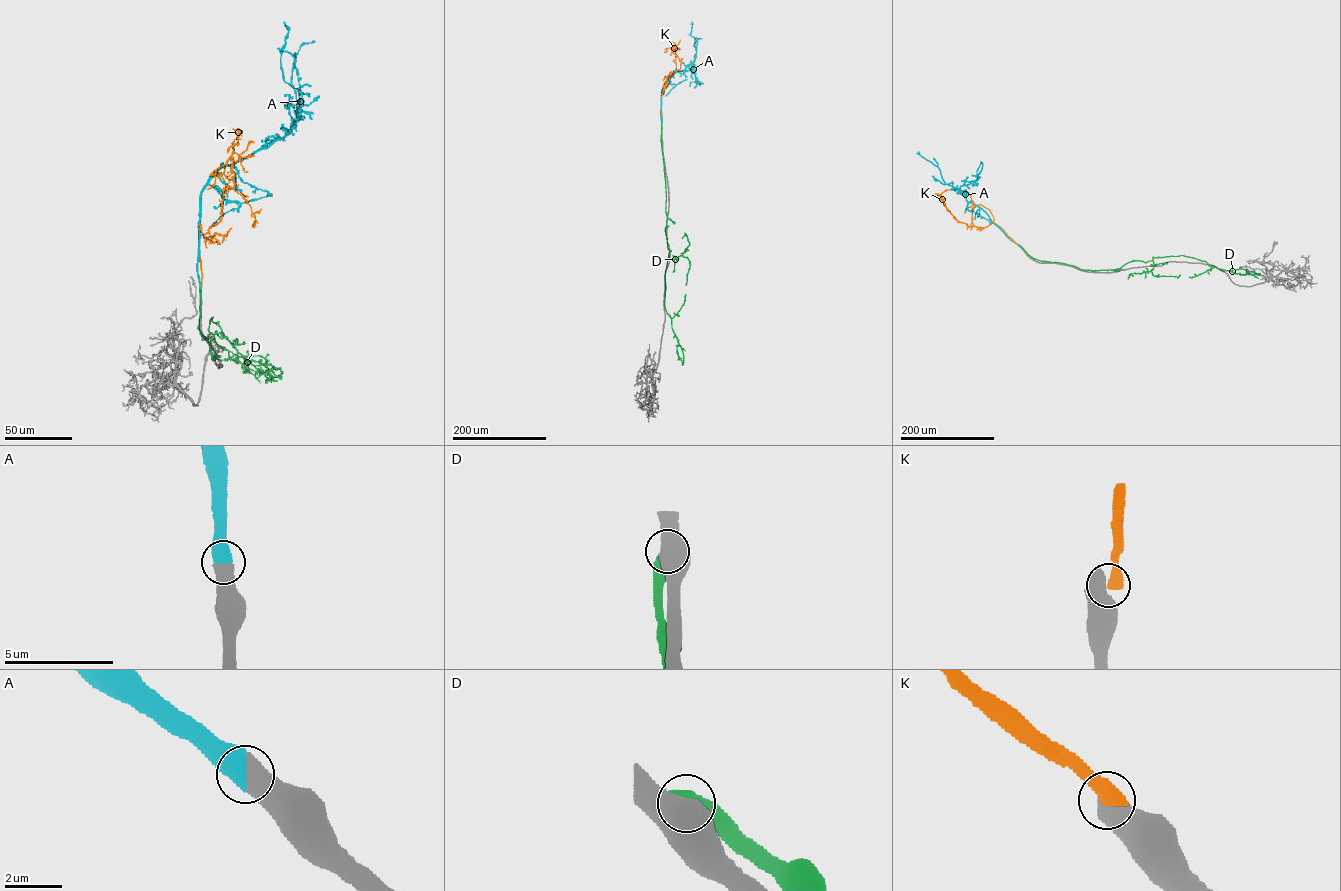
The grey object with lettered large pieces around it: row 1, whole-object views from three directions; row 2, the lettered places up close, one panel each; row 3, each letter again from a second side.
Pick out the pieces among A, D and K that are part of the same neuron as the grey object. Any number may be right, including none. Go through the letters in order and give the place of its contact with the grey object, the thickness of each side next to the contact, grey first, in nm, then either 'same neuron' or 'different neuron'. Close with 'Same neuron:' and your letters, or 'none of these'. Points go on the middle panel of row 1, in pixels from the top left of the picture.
A: (661, 123) | 750/750 nm | same neuron
D: (661, 123) | 800/550 nm | different neuron
K: (662, 123) | 750/600 nm | different neuron
Same neuron: A

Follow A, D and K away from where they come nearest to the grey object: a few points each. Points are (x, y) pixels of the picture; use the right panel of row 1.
A: (1018, 244), (980, 208), (945, 183), (939, 168), (918, 151)
D: (1019, 245), (1034, 258), (1084, 270), (1119, 269), (1132, 261), (1183, 255), (1235, 273), (1260, 273)
K: (1018, 244), (994, 222), (990, 210), (973, 205), (969, 193), (946, 189), (940, 195), (947, 208), (966, 223)

